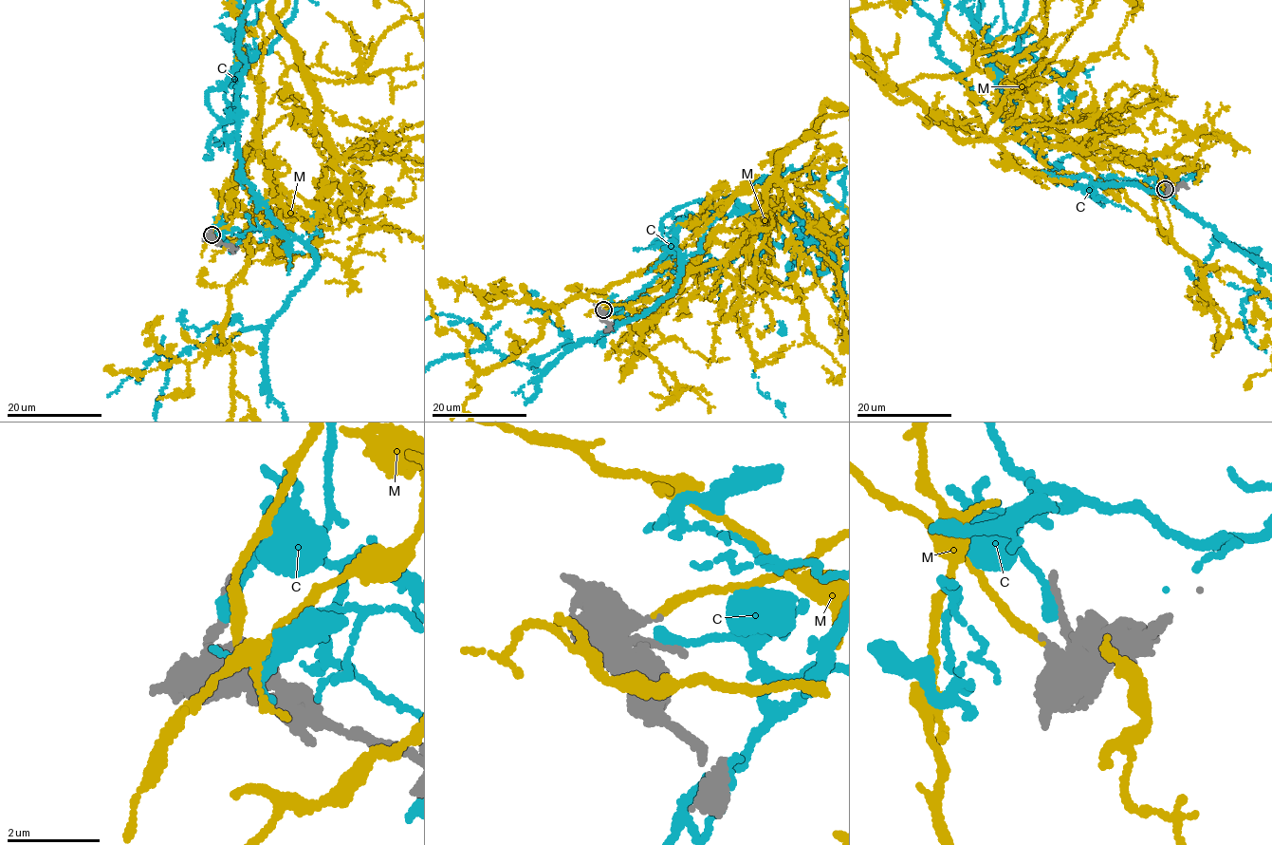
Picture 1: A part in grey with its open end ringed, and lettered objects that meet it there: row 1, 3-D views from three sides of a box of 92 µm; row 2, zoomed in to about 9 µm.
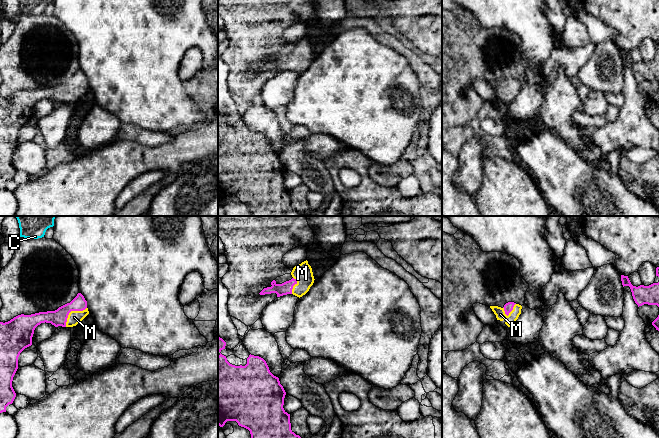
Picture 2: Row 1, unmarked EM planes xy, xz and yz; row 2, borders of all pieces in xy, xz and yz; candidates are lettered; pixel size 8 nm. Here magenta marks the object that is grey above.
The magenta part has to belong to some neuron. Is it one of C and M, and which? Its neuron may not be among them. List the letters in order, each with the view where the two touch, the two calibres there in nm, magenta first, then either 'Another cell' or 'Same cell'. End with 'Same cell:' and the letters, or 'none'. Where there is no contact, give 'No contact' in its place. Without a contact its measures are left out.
C: No contact. Another cell
M: Touches magenta in xy. Thickness 130 nm (magenta) against 110 nm. Same cell
Same cell: M

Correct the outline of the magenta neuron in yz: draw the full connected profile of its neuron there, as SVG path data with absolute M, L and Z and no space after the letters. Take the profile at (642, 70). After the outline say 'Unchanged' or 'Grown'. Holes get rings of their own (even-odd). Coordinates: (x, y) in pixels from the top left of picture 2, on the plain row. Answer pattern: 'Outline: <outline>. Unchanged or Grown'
Outline: M621 51L622 61L629 62L635 79L639 82L644 80L657 81L659 83L659 58L649 62L633 62L628 52Z. Unchanged

